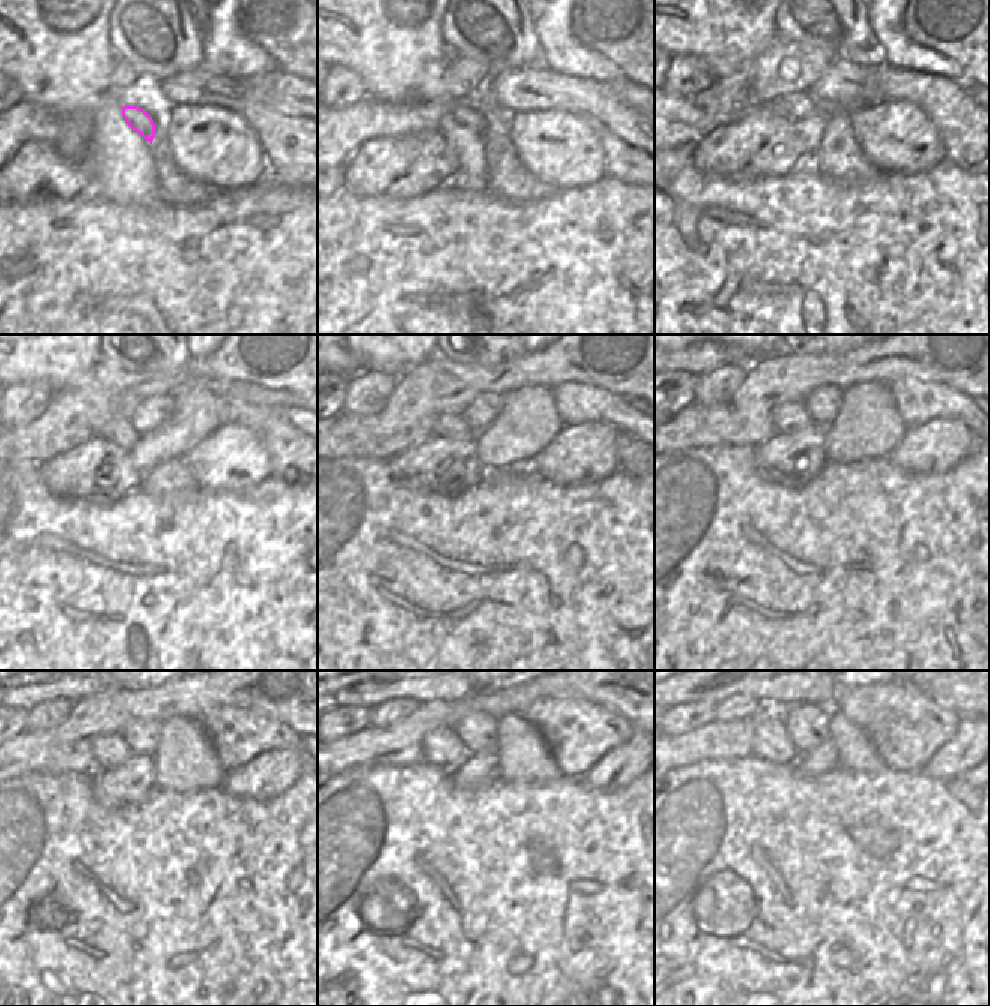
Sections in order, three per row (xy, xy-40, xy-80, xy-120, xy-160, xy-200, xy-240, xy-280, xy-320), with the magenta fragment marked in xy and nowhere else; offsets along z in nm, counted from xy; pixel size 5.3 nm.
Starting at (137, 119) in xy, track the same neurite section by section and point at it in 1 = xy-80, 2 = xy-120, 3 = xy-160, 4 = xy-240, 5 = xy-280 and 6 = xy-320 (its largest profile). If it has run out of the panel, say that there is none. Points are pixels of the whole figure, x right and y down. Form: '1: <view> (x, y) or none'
1: xy-80 (798, 105)
2: xy-120 (122, 434)
3: xy-160 (449, 426)
4: xy-240 (110, 750)
5: xy-280 (441, 747)
6: xy-320 (771, 742)

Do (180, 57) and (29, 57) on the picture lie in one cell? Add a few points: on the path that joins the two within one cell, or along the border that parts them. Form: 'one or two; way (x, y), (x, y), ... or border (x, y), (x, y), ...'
two; border (108, 23), (108, 44), (119, 59)

